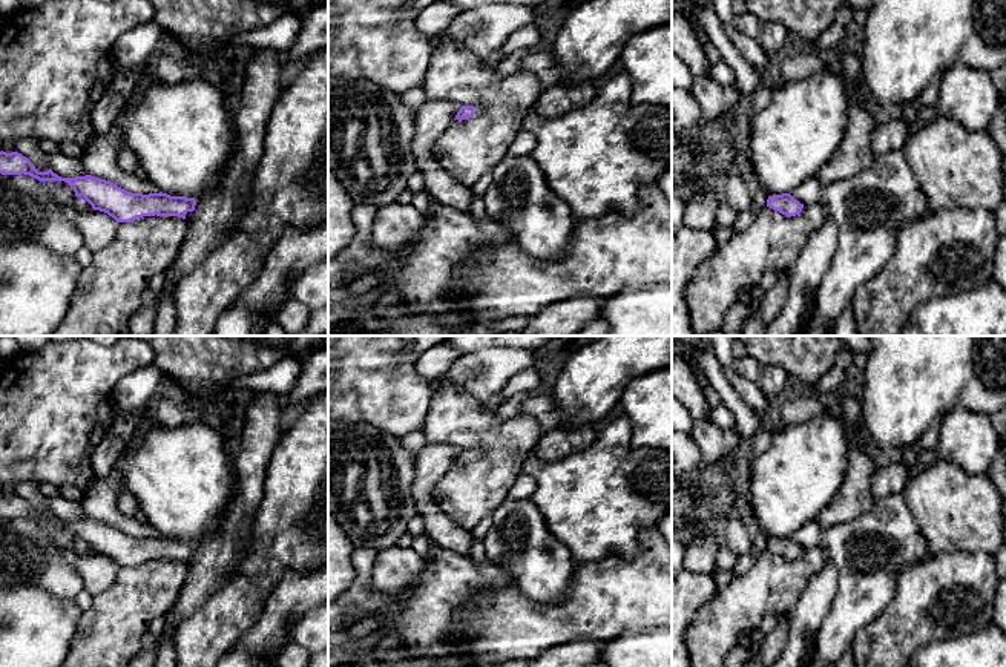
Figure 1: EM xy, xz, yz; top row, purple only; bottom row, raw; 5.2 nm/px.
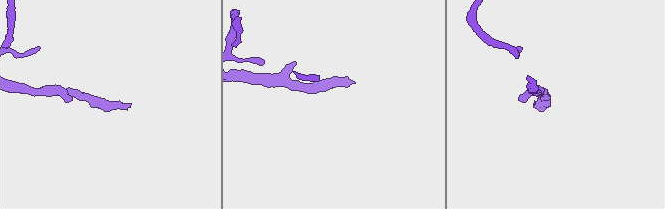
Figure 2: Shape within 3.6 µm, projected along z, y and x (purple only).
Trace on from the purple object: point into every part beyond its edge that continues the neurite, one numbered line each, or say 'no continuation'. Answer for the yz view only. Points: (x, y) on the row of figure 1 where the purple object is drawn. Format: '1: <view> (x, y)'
no continuation

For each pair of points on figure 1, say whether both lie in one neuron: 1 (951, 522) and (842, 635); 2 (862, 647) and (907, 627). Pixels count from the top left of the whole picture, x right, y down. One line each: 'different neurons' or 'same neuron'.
1: different neurons
2: same neuron

